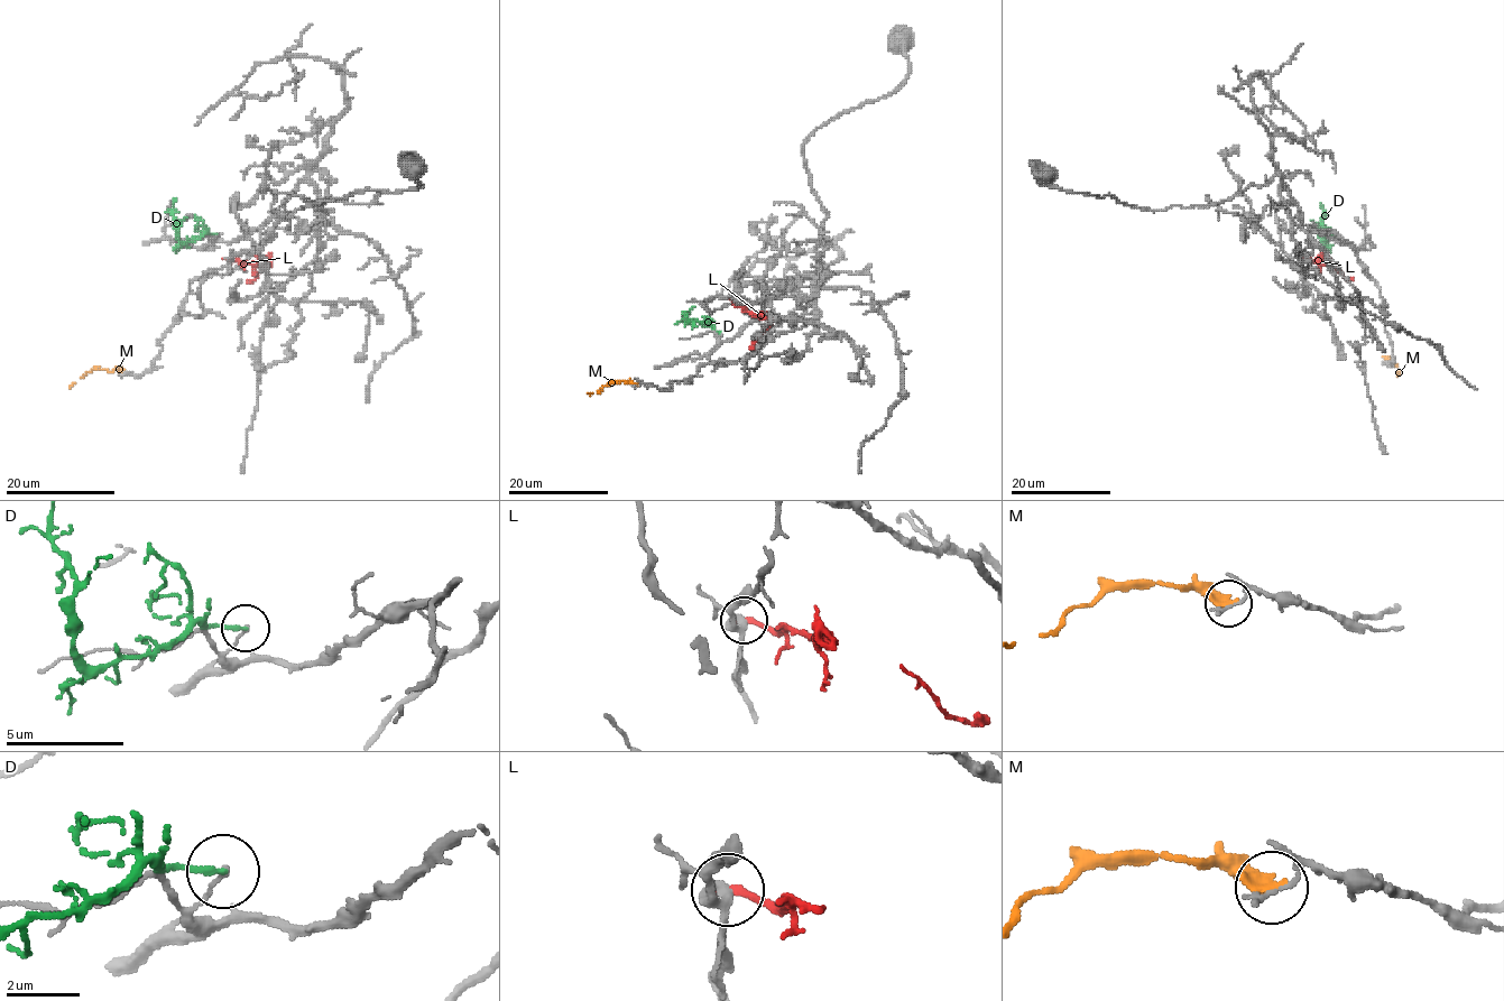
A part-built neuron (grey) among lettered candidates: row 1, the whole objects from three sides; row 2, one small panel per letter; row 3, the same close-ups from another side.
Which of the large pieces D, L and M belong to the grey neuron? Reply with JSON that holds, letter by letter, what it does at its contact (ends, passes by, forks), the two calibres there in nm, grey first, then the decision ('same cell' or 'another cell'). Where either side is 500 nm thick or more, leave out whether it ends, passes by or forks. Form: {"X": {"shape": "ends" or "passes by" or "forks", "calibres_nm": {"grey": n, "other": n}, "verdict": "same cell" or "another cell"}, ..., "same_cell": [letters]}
{"D": {"shape": "ends", "calibres_nm": {"grey": 90, "other": 180}, "verdict": "another cell"}, "L": {"shape": "ends", "calibres_nm": {"grey": 240, "other": 240}, "verdict": "another cell"}, "M": {"calibres_nm": {"grey": 170, "other": 500}, "verdict": "another cell"}, "same_cell": []}

